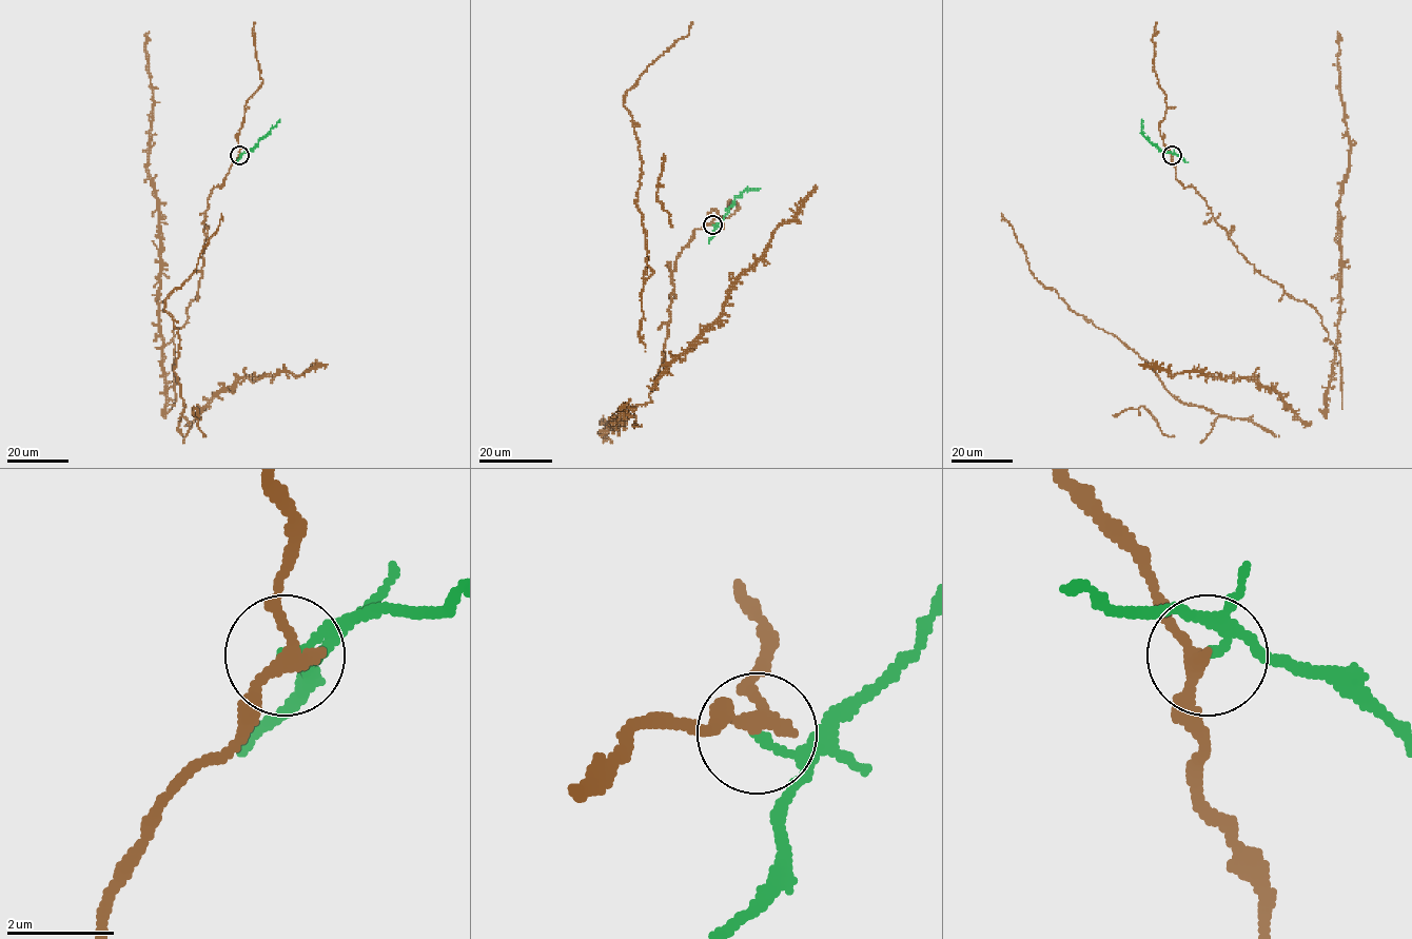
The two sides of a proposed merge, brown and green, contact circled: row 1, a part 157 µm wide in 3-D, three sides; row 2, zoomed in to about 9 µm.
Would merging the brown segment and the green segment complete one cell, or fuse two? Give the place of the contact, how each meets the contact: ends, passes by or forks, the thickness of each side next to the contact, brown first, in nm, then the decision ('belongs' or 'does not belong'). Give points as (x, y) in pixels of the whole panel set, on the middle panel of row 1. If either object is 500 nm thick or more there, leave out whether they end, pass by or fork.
(712, 225) | brown passes by | green ends | 240/150 nm | does not belong

